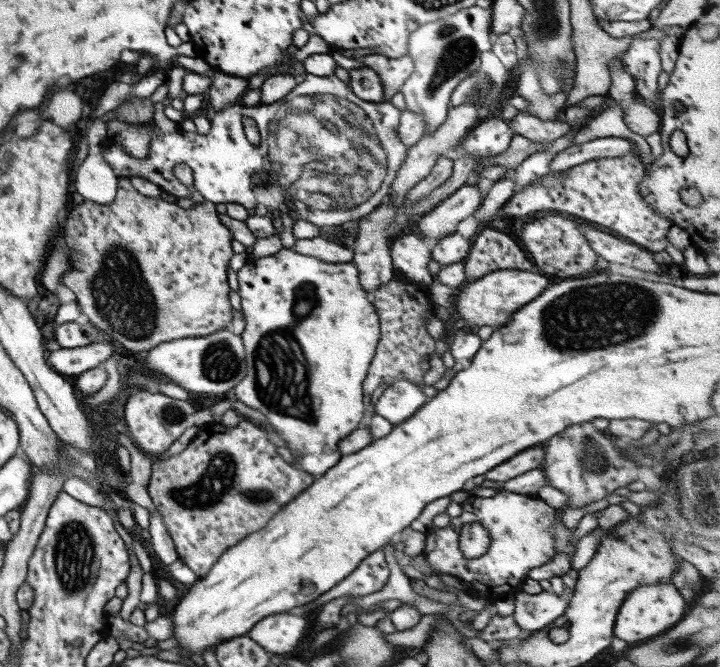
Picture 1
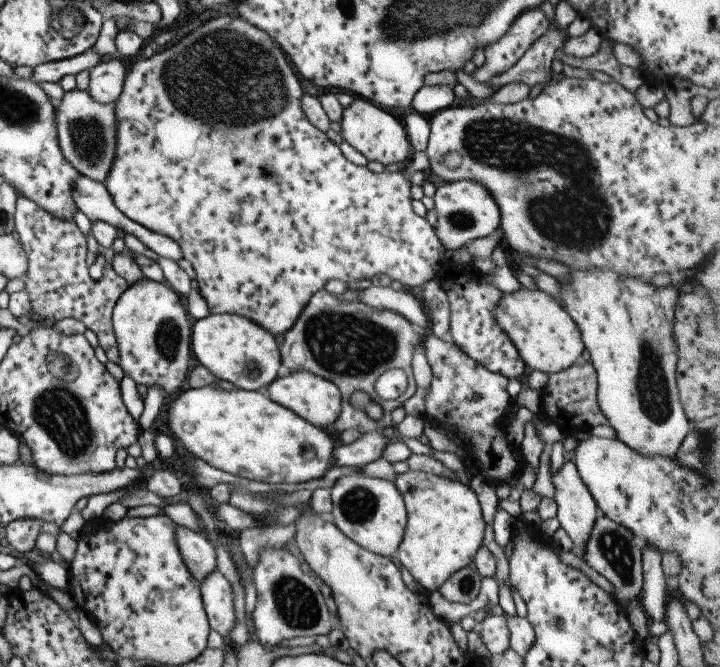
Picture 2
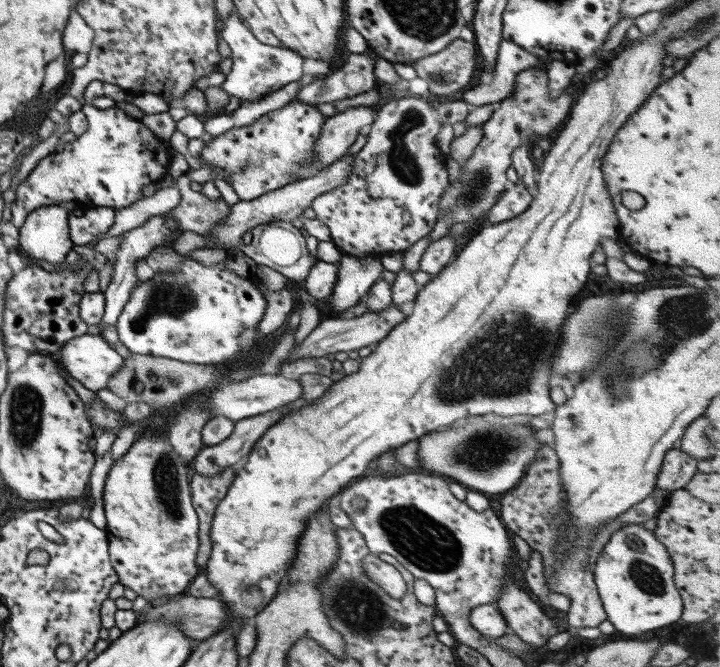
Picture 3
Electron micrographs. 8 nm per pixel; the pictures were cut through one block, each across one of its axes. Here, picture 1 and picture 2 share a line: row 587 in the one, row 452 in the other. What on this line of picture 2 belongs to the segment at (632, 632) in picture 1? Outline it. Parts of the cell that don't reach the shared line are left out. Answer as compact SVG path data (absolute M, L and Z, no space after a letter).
M570 270L569 280L567 282L559 282L561 286L561 296L559 296L559 302L561 302L561 308L567 312L569 319L574 323L574 326L579 332L581 340L583 340L582 346L587 350L589 354L589 362L591 367L595 368L596 377L596 398L597 405L601 410L601 413L605 416L608 426L613 428L616 438L628 445L631 449L634 449L640 455L662 455L663 457L671 457L679 450L679 446L683 441L683 438L691 431L689 429L688 421L684 416L682 407L678 400L678 391L676 388L676 381L674 380L676 370L676 343L673 335L673 310L676 308L677 300L680 298L680 294L684 289L688 287L683 282L678 285L665 286L665 288L653 288L651 284L639 280L639 278L625 278L613 270Z

